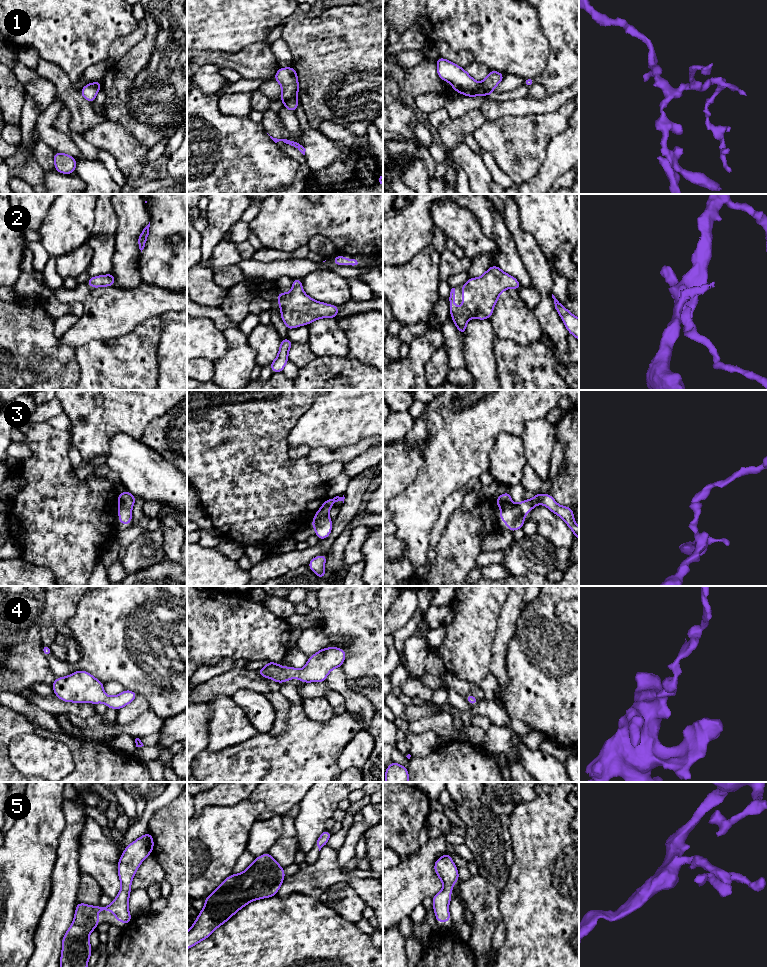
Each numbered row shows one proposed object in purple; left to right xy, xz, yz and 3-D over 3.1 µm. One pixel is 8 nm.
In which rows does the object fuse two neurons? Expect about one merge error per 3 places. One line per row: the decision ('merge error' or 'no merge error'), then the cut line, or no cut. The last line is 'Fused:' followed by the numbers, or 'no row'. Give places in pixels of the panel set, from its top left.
1: merge error; cut in yz along (481, 82), (481, 85), (491, 92)
2: no merge error; no cut
3: merge error; cut in xy along (120, 506), (130, 510)
4: no merge error; no cut
5: no merge error; no cut
Fused: 1, 3

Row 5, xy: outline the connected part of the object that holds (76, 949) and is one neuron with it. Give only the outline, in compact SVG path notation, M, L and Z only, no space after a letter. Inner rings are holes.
M147 832L125 848L117 868L121 889L109 906L77 903L73 923L62 940L60 967L88 966L88 960L92 954L89 935L99 924L97 911L114 911L115 920L122 921L124 925L133 919L128 909L132 879L143 860L152 853L153 846L153 837Z

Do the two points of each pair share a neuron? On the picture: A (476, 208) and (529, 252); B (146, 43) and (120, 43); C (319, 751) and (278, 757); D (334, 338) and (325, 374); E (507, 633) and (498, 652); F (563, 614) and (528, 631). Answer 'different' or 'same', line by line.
A: different
B: different
C: same
D: different
E: same
F: different

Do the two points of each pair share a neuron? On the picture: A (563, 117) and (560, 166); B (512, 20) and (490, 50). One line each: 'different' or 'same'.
A: different
B: same

